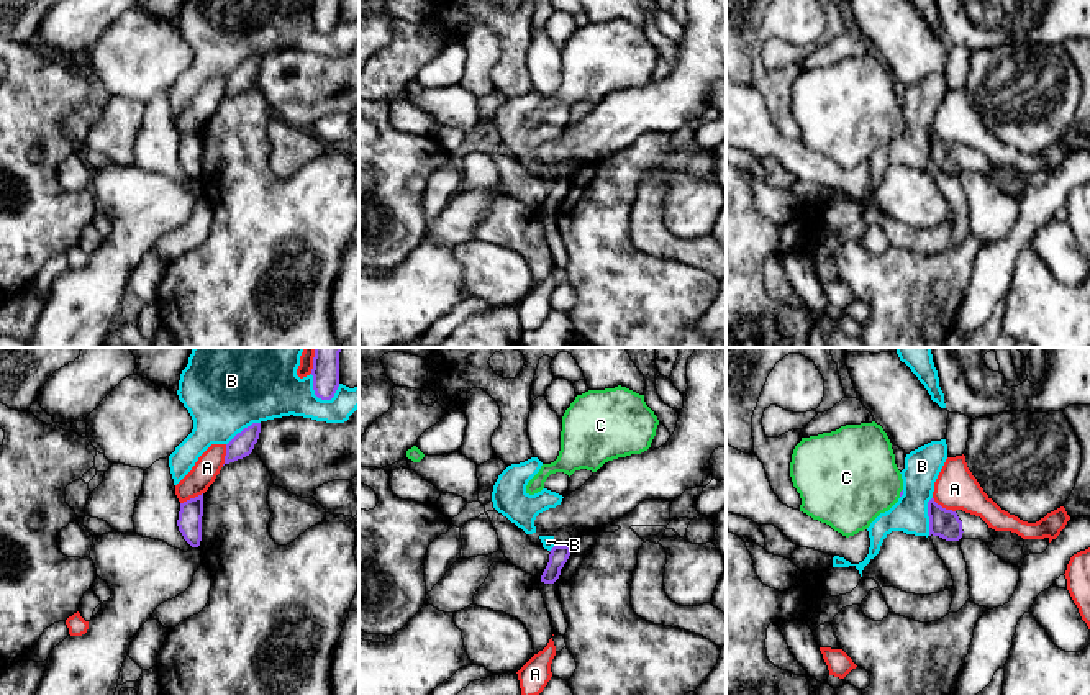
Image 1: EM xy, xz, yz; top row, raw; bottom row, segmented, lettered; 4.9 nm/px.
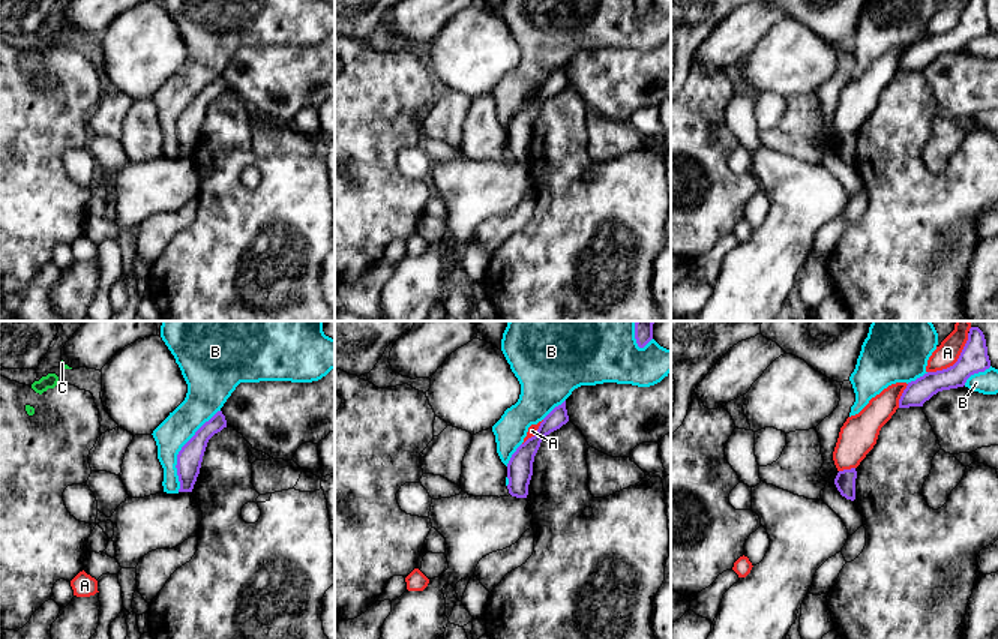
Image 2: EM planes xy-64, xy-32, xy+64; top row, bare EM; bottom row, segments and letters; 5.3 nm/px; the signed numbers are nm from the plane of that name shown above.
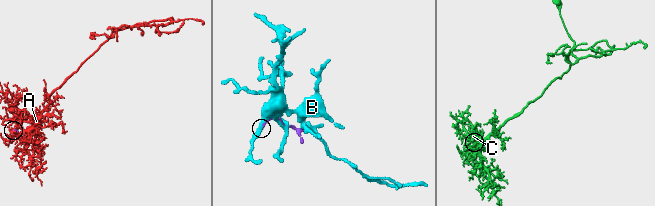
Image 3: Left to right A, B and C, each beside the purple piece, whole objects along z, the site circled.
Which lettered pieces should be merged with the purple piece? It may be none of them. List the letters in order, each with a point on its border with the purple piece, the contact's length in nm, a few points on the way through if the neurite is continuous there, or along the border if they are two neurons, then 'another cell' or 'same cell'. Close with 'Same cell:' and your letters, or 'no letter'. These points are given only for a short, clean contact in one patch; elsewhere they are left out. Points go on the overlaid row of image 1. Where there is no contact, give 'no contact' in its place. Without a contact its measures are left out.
A: yz (941, 507) | 130 nm | another cell
B: xy (315, 392) | 170 nm | another cell
C: yz (900, 492) | 40 nm | across yz (902, 490), (900, 492), (866, 479), (851, 479) | same cell
Same cell: C

